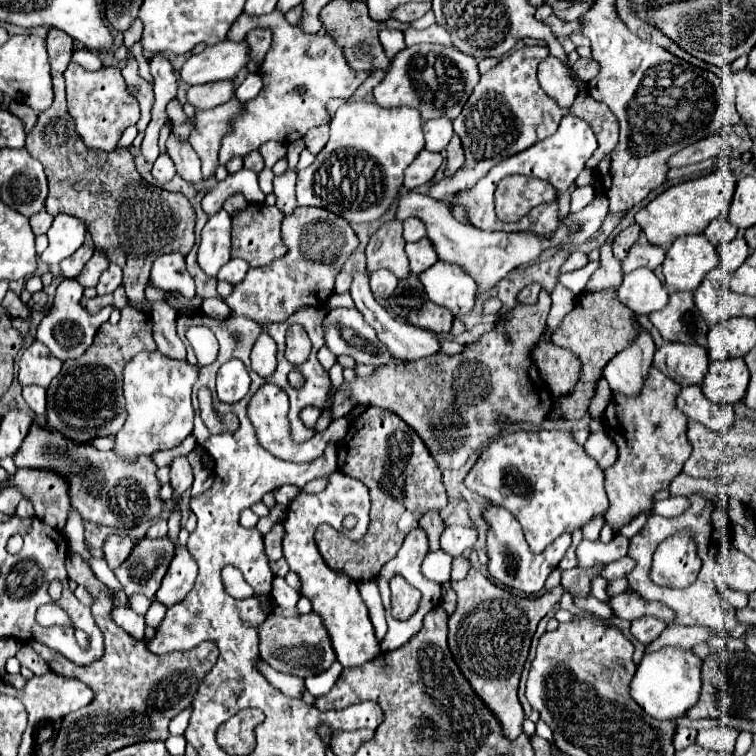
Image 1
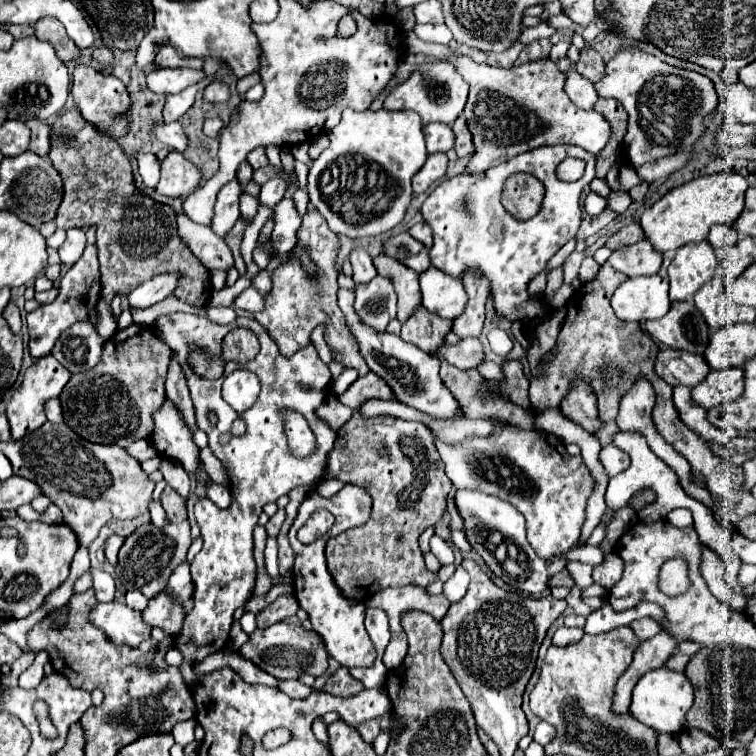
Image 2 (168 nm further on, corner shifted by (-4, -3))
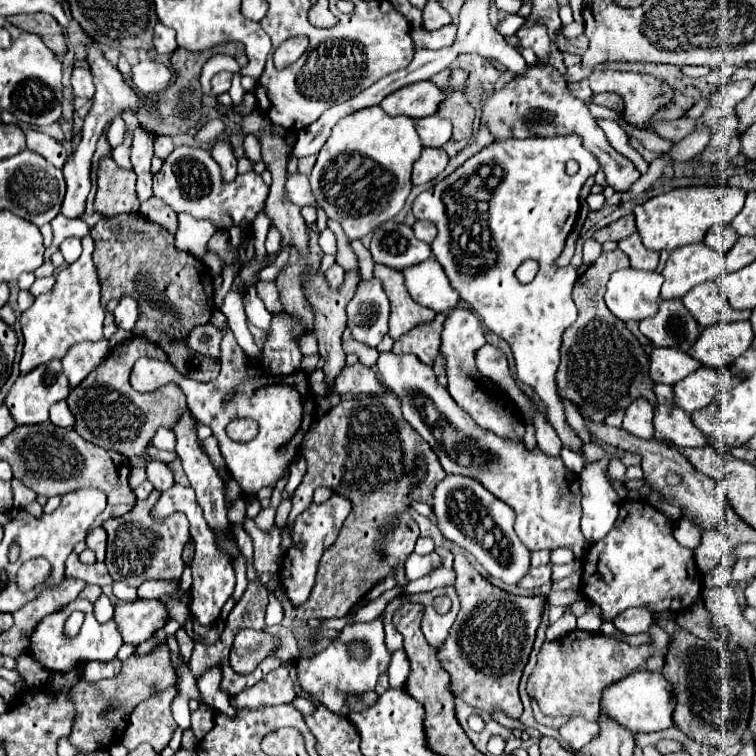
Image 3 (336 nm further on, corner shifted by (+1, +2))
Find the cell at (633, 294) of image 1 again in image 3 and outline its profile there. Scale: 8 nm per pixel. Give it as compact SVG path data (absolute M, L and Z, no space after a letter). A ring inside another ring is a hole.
M628 267L612 273L604 299L620 321L642 321L656 313L660 287L660 273Z

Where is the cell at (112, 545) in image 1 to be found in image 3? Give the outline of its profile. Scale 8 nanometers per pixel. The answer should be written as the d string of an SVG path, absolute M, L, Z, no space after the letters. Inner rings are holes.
M94 527L86 537L86 545L96 553L96 561L104 561L106 539L108 539L108 535L104 533L104 527Z

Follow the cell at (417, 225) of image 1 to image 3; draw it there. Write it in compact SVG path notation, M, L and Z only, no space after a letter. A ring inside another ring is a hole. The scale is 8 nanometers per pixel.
M416 221L412 225L412 229L414 229L416 239L420 239L424 243L432 243L432 239L436 237L436 227L430 221Z

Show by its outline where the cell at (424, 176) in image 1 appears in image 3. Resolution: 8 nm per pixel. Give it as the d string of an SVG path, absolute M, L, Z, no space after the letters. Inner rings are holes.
M422 149L420 159L414 163L412 169L412 183L414 185L424 185L438 177L448 163L448 155L444 149Z

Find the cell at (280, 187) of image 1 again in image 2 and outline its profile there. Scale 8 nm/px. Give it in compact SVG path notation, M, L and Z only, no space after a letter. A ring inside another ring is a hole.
M283 198L277 206L275 206L275 228L273 228L273 250L275 256L285 256L289 248L293 248L297 244L297 228L301 226L301 218L293 206L293 200Z

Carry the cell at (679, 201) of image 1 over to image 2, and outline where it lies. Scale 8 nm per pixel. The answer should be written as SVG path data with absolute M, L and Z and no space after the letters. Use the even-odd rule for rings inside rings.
M719 172L695 178L679 188L673 188L643 212L641 216L643 232L657 252L677 250L689 242L703 242L707 240L711 226L715 224L731 226L739 218L739 214L743 212L743 198L747 188L749 188L747 180L735 172Z

